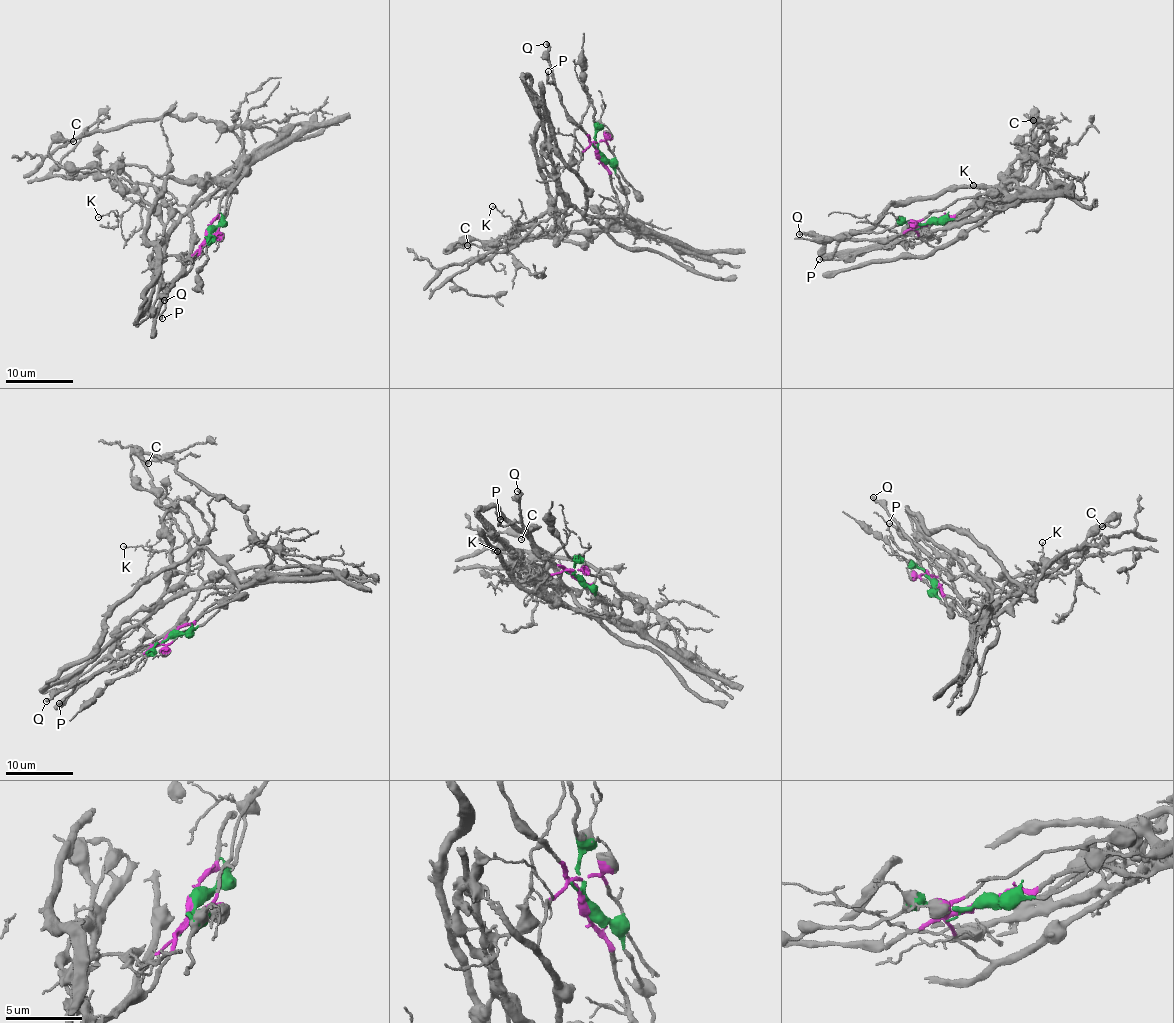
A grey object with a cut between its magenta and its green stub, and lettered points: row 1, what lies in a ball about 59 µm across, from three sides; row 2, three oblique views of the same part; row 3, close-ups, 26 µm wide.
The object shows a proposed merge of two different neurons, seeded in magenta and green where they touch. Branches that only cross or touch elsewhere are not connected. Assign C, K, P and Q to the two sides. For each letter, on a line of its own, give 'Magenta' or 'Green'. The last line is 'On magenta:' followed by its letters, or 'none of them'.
C: Green
K: Green
P: Magenta
Q: Magenta
On magenta: P, Q

